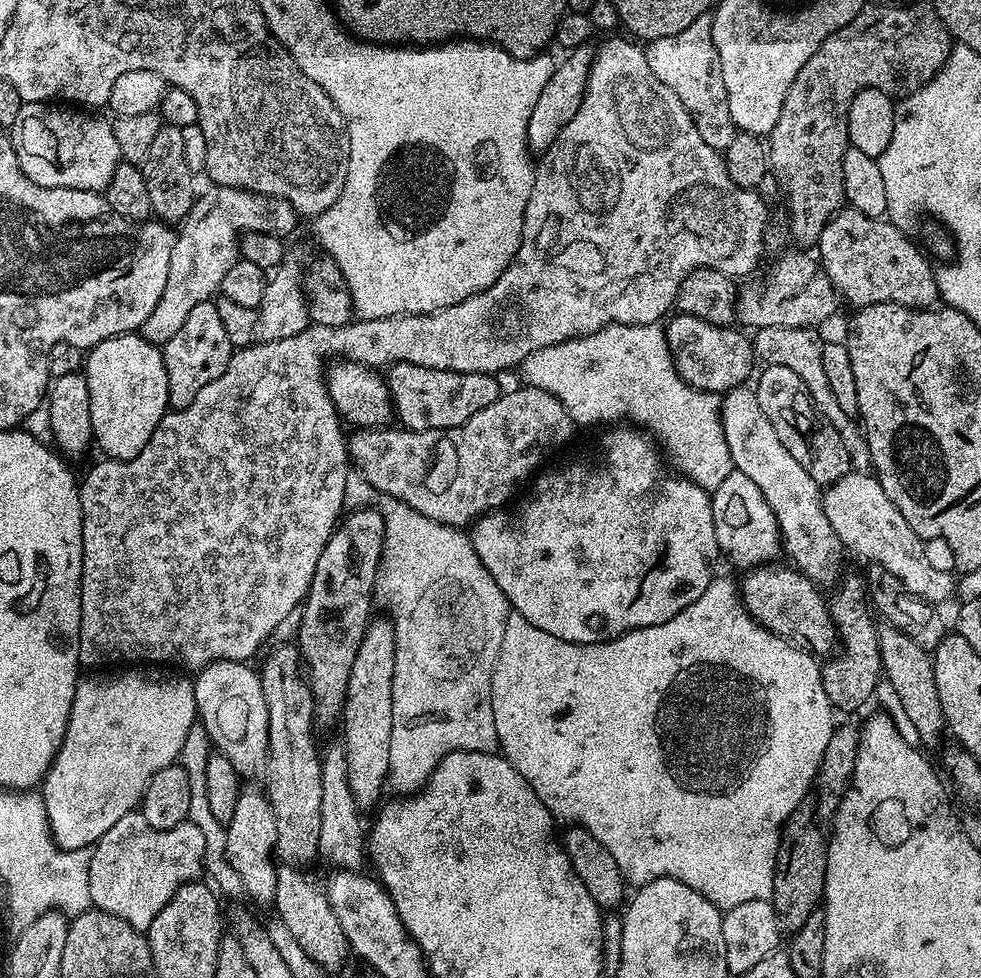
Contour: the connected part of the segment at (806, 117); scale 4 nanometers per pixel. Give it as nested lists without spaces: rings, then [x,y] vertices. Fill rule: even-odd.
[[[931,3],[928,4],[876,4],[865,7],[863,12],[859,12],[855,18],[846,26],[842,26],[842,30],[838,30],[834,34],[830,34],[826,38],[826,42],[822,42],[820,49],[810,57],[806,62],[806,66],[802,66],[802,70],[798,70],[798,78],[794,78],[794,82],[790,82],[790,90],[786,90],[786,98],[782,102],[782,110],[778,114],[778,120],[774,122],[772,132],[766,137],[766,151],[768,153],[768,166],[771,175],[780,179],[780,184],[784,187],[784,204],[788,207],[788,232],[797,240],[797,245],[812,246],[817,243],[822,234],[825,225],[833,214],[840,211],[845,203],[844,187],[842,186],[842,154],[848,149],[848,106],[852,101],[854,94],[863,88],[874,88],[877,86],[888,86],[888,83],[895,78],[900,84],[915,85],[917,82],[923,82],[935,73],[936,69],[944,62],[951,48],[952,40],[948,35],[948,27],[940,20],[940,15],[936,13],[935,7]]]

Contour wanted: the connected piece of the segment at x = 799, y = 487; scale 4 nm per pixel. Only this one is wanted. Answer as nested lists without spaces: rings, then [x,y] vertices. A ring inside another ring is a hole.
[[[741,386],[723,393],[720,421],[733,469],[746,474],[746,478],[750,478],[750,482],[762,490],[762,498],[766,498],[770,510],[774,510],[774,518],[780,527],[783,555],[788,555],[793,560],[789,561],[813,584],[835,585],[841,575],[842,545],[838,534],[834,534],[834,526],[830,526],[830,518],[826,518],[824,513],[821,489],[814,478],[810,478],[810,474],[798,466],[790,450],[782,446],[778,434],[774,434],[774,426],[770,426],[770,418],[766,418],[766,414],[762,414],[762,406],[758,406],[755,391],[751,387]]]

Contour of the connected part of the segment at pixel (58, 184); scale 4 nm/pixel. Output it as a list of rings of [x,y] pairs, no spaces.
[[[48,102],[21,103],[18,118],[14,118],[14,122],[10,125],[10,135],[12,149],[18,160],[18,166],[22,168],[22,174],[26,174],[26,178],[30,178],[30,182],[38,186],[103,193],[108,187],[110,178],[114,178],[114,170],[122,162],[111,123],[107,119],[104,121],[100,114],[85,114],[83,111],[73,110],[68,106],[53,106]]]

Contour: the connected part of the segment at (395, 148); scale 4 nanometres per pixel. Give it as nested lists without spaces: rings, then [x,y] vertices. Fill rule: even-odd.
[[[453,38],[447,42],[441,42],[431,45],[430,50],[425,56],[420,56],[420,110],[406,106],[404,102],[400,104],[362,104],[354,114],[354,120],[344,120],[344,125],[348,131],[348,139],[350,141],[350,163],[346,170],[346,178],[344,179],[344,193],[338,194],[338,198],[332,206],[326,209],[321,216],[315,217],[316,224],[316,240],[321,244],[323,251],[332,259],[338,266],[338,270],[342,272],[342,278],[348,283],[350,298],[352,299],[352,311],[359,319],[369,320],[370,318],[386,318],[387,316],[404,316],[406,313],[418,314],[419,312],[436,312],[440,308],[445,308],[451,304],[462,302],[466,298],[470,298],[474,294],[478,294],[482,290],[490,287],[498,277],[506,270],[508,263],[514,258],[514,254],[520,245],[520,222],[522,213],[526,210],[526,202],[528,201],[528,190],[534,186],[534,174],[536,173],[533,167],[534,160],[530,155],[529,149],[526,147],[524,135],[526,134],[526,126],[524,123],[528,121],[528,109],[536,100],[537,92],[542,90],[542,86],[546,82],[546,78],[550,78],[554,67],[554,60],[545,54],[536,56],[525,56],[523,58],[514,58],[510,53],[503,50],[498,50],[495,44],[487,42],[463,42],[461,39]]]

